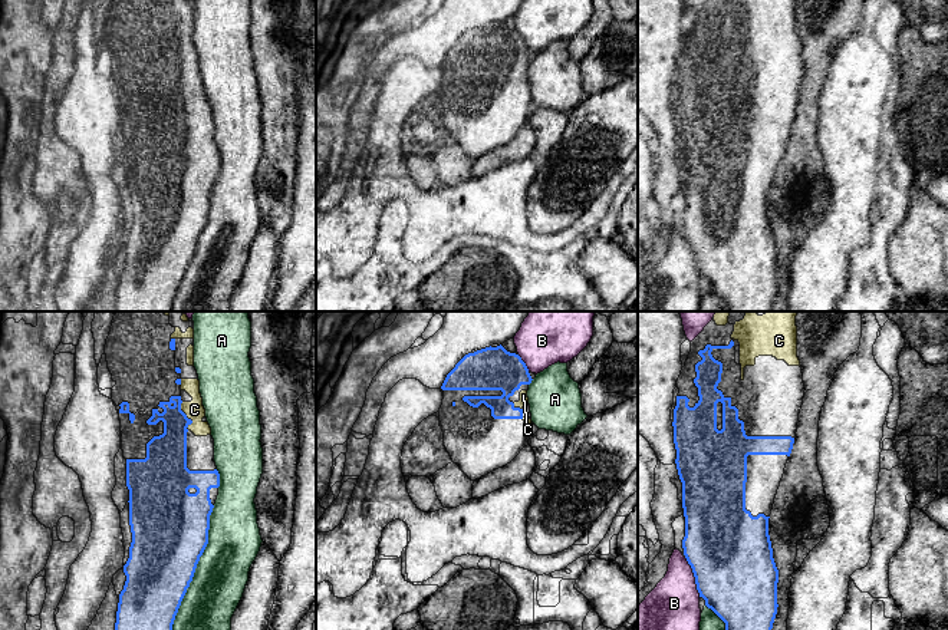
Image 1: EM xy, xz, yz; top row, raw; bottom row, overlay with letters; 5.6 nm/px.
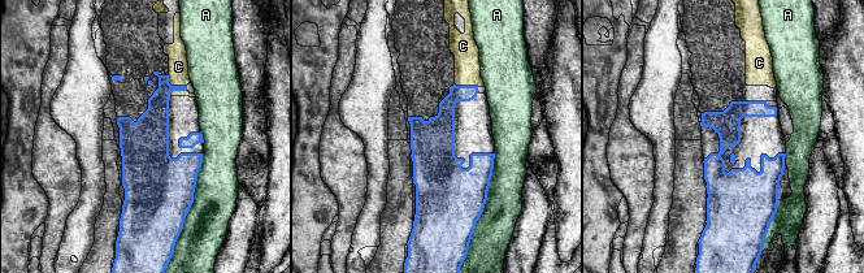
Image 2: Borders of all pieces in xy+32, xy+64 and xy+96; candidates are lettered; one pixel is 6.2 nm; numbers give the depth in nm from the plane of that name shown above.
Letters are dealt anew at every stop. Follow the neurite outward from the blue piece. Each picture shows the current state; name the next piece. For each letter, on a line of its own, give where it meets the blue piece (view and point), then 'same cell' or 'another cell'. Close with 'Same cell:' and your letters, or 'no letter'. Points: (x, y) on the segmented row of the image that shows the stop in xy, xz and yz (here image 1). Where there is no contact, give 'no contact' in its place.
A: xy (196, 567) | another cell
B: yz (694, 576) | another cell
C: xy (186, 416) | same cell
Same cell: C

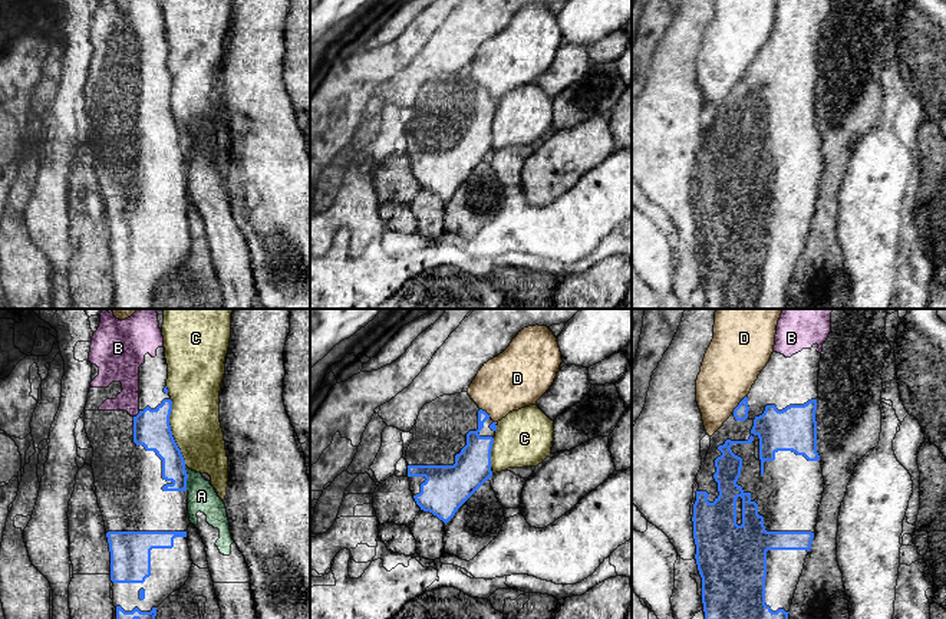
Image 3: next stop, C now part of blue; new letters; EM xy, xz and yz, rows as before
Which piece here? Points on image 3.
A: xy (187, 477) | another cell
B: xy (138, 414) | same cell
C: xy (171, 433) | another cell
D: yz (740, 404) | another cell
Same cell: B

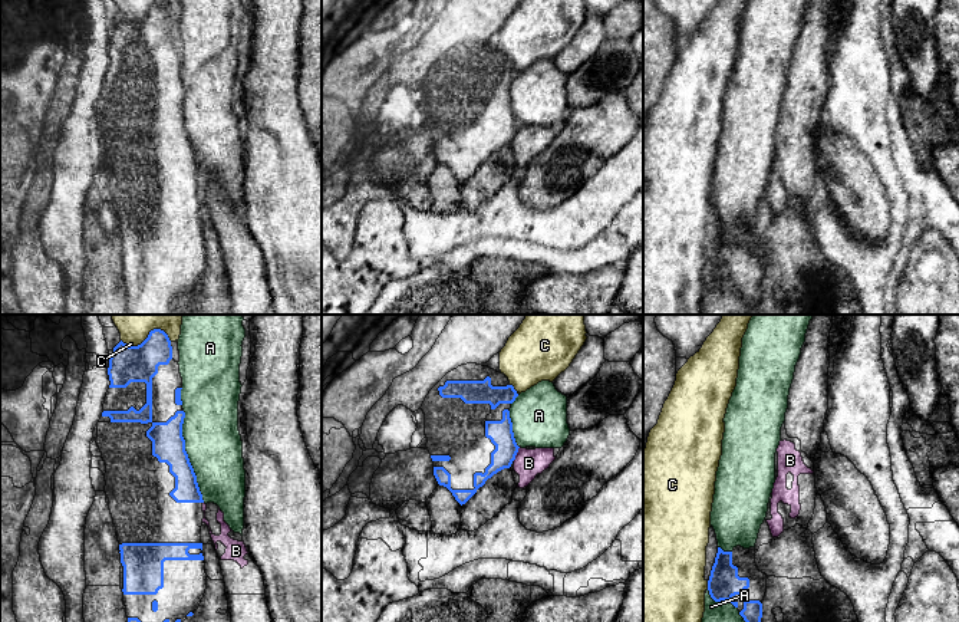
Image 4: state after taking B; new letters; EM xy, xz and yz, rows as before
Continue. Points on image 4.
A: xy (187, 457) | another cell
B: xz (516, 454) | another cell
C: xy (148, 335) | another cell
Same cell: no letter

